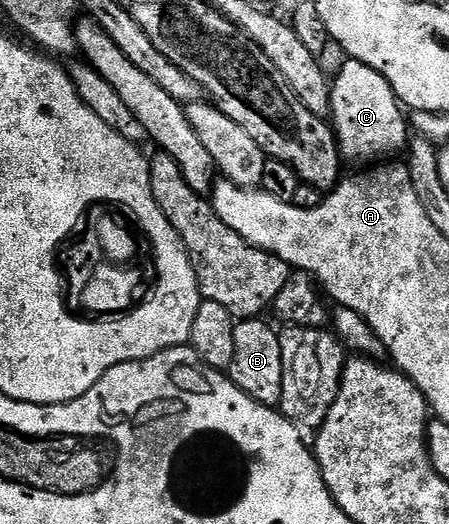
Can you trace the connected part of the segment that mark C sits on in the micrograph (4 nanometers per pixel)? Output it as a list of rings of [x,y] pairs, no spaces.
[[[351,58],[345,61],[339,65],[331,81],[330,120],[341,157],[345,161],[356,160],[356,166],[362,168],[401,153],[407,147],[410,126],[396,92],[385,76],[378,74],[369,64]]]

